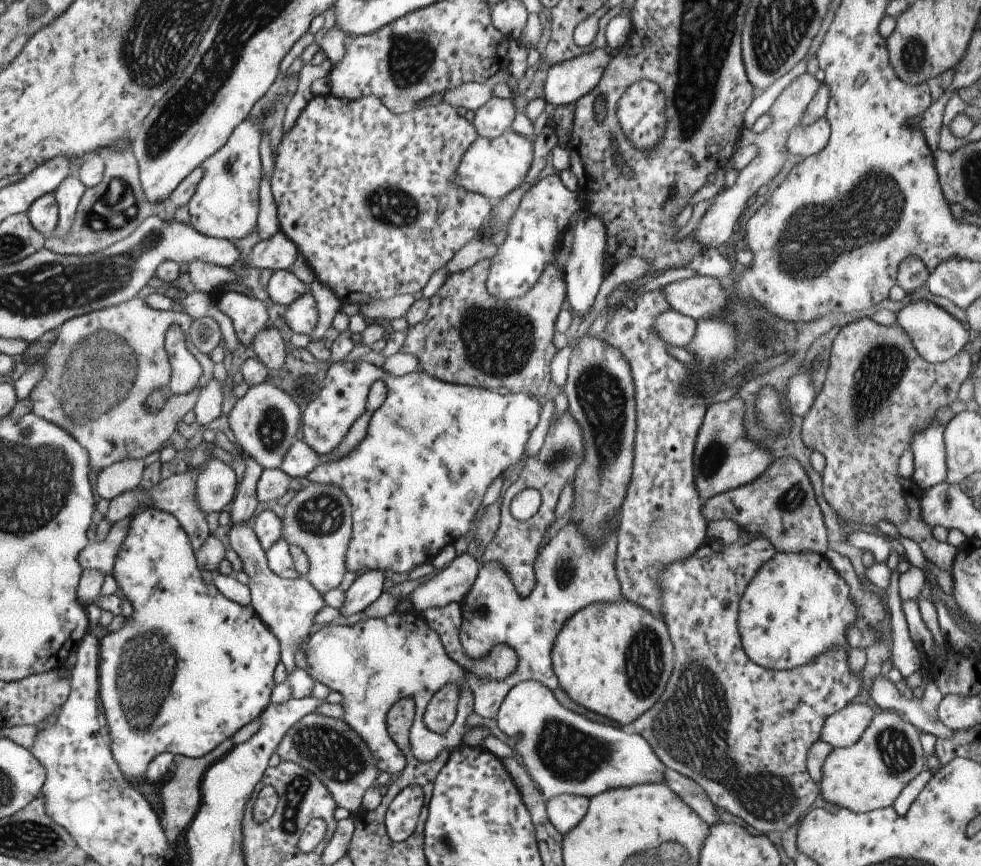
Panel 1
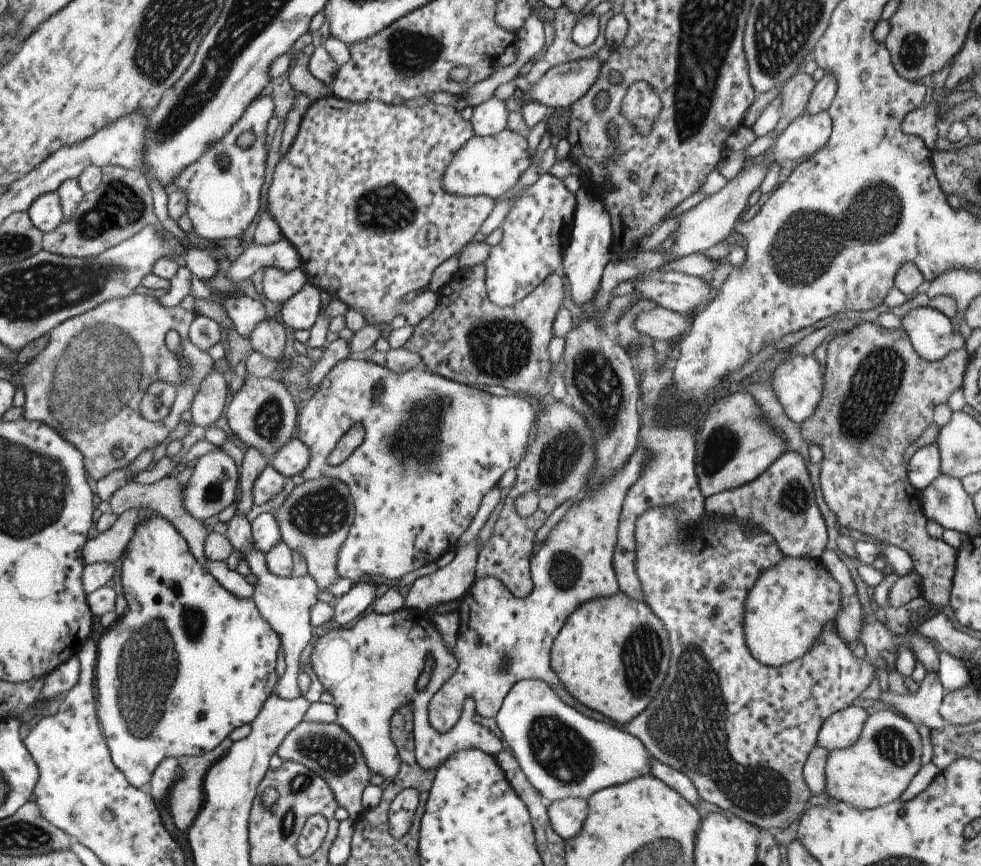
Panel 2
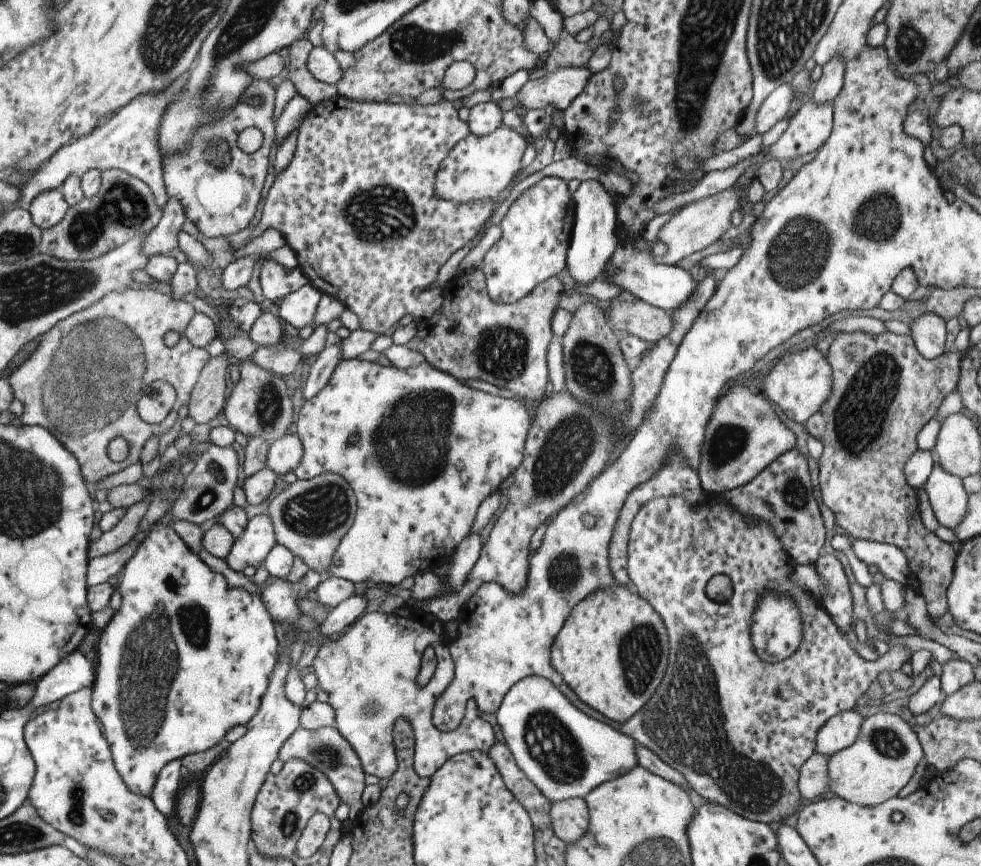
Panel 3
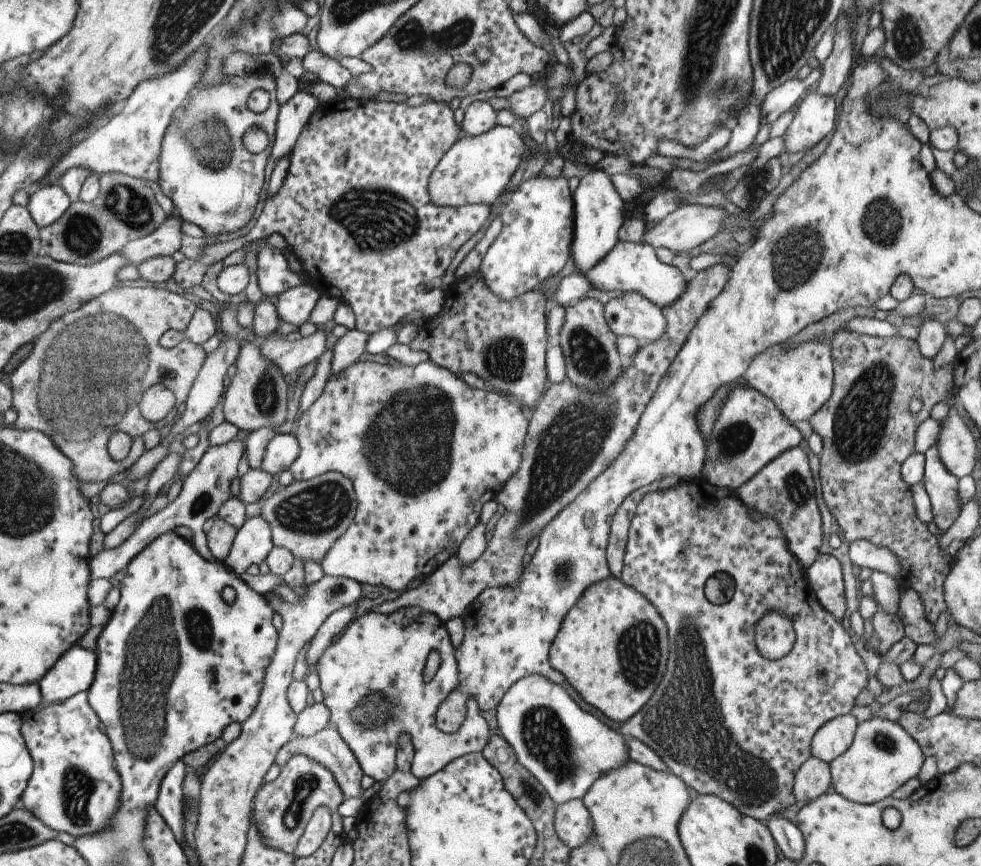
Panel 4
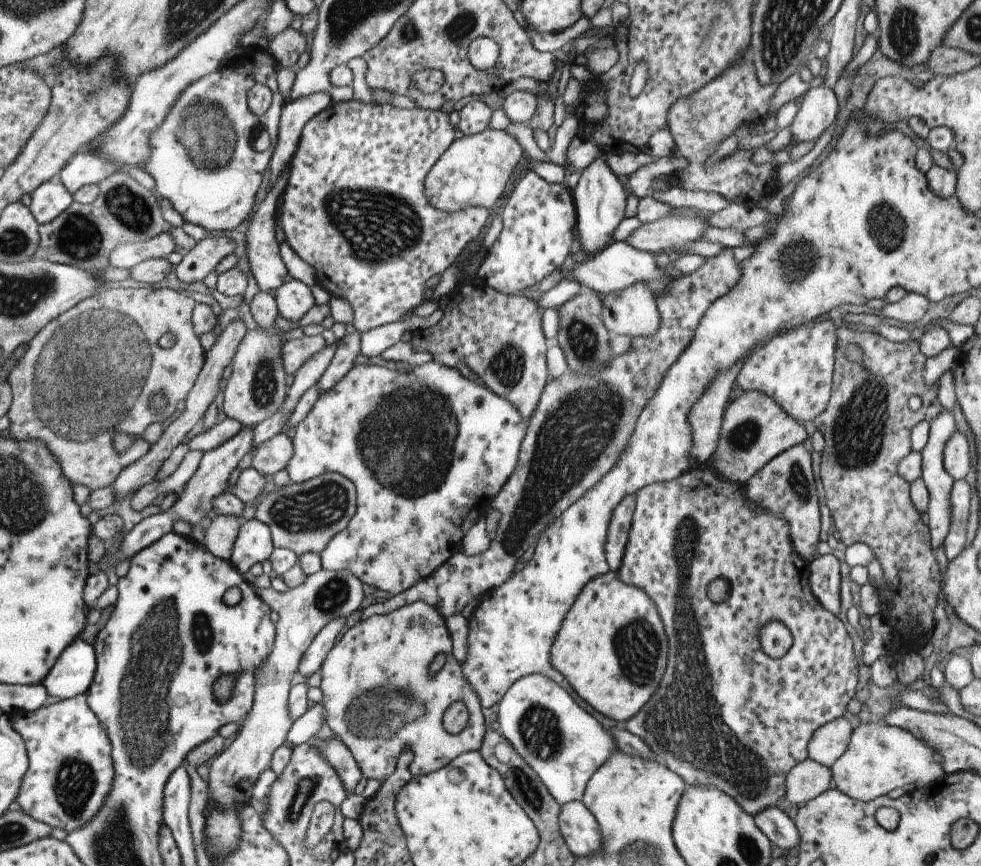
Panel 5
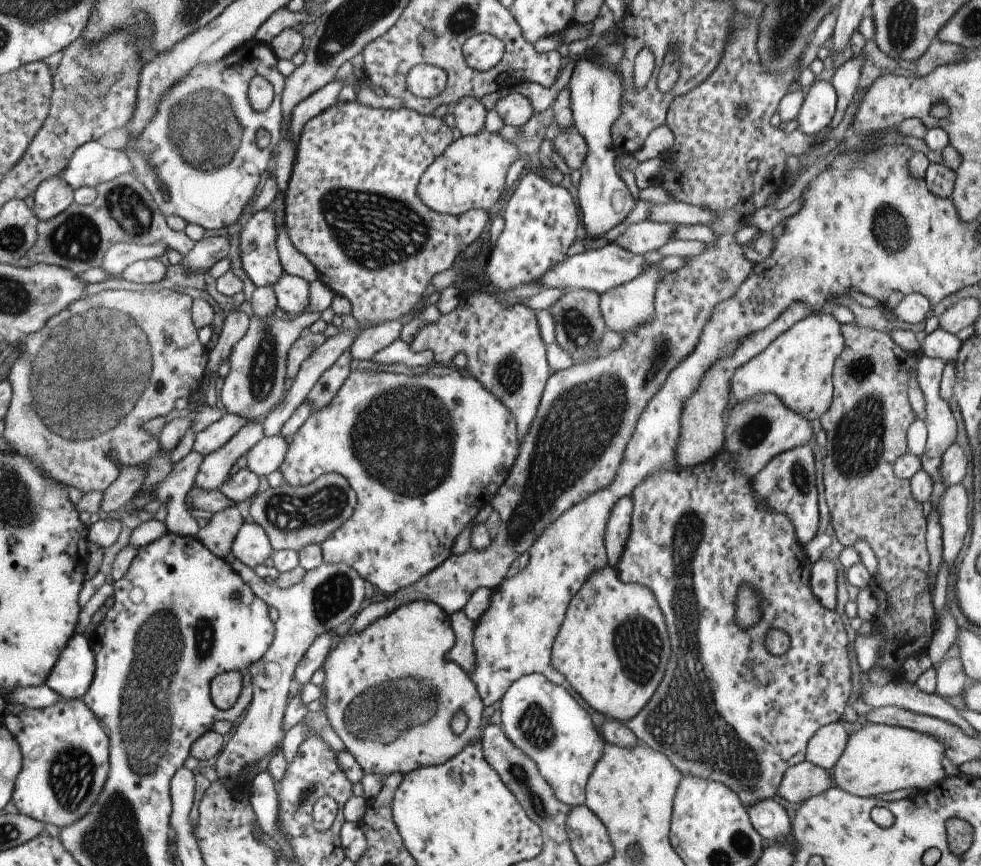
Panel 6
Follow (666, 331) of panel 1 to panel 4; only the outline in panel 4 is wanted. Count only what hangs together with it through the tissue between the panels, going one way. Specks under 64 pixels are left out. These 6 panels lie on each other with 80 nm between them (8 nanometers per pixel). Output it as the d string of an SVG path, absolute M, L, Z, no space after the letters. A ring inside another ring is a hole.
M639 292L614 294L602 308L603 320L616 337L627 335L639 343L647 343L665 332L661 309Z

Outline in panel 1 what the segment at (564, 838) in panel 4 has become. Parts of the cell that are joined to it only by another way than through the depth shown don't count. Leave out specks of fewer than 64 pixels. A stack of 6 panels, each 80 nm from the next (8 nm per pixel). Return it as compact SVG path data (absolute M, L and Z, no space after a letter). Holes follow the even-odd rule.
M560 794L546 803L546 815L555 830L562 835L569 832L585 816L588 798L584 796Z

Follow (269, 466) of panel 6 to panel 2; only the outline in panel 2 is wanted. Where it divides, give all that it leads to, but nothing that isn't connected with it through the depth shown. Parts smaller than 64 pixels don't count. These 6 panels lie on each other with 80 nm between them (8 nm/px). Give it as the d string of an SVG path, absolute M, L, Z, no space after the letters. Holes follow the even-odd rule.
M289 439L269 460L269 466L273 467L284 477L301 474L310 459L309 449L299 439Z

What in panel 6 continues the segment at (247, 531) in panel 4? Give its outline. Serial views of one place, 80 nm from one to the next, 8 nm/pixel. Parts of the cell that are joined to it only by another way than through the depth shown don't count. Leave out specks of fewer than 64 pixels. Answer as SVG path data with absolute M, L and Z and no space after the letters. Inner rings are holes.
M243 522L231 543L230 553L247 568L261 564L272 553L266 532L255 523Z

